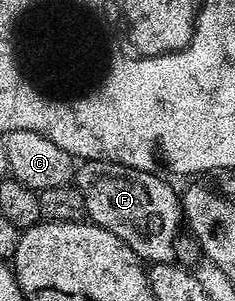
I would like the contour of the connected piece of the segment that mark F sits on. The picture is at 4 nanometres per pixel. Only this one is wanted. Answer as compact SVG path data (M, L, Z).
M85 161L75 170L75 188L81 191L81 199L85 199L87 217L90 224L105 227L105 231L113 231L117 239L121 239L144 262L175 261L175 236L185 225L183 202L180 194L167 181L162 181L159 173L146 173L133 167L125 167L121 163L108 161Z

